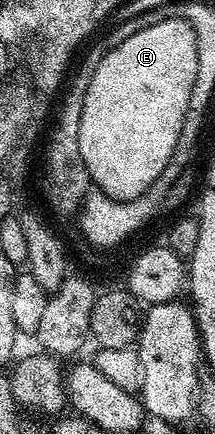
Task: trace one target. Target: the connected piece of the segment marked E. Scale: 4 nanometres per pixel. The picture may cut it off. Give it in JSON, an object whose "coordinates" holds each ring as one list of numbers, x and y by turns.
{"coordinates":[[170,20,139,30,98,63,82,105,78,154,82,154,82,162,99,191,112,199,132,200,159,178,178,146,197,74,196,31,187,20]]}

